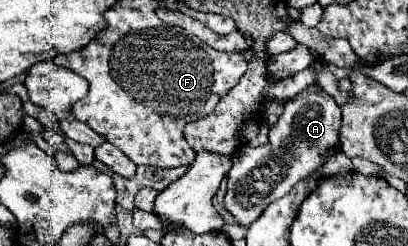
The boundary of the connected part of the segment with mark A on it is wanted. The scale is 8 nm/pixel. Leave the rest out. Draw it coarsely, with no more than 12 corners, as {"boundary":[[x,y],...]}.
{"boundary":[[318,84],[288,100],[268,148],[242,146],[226,210],[250,226],[338,144]]}

